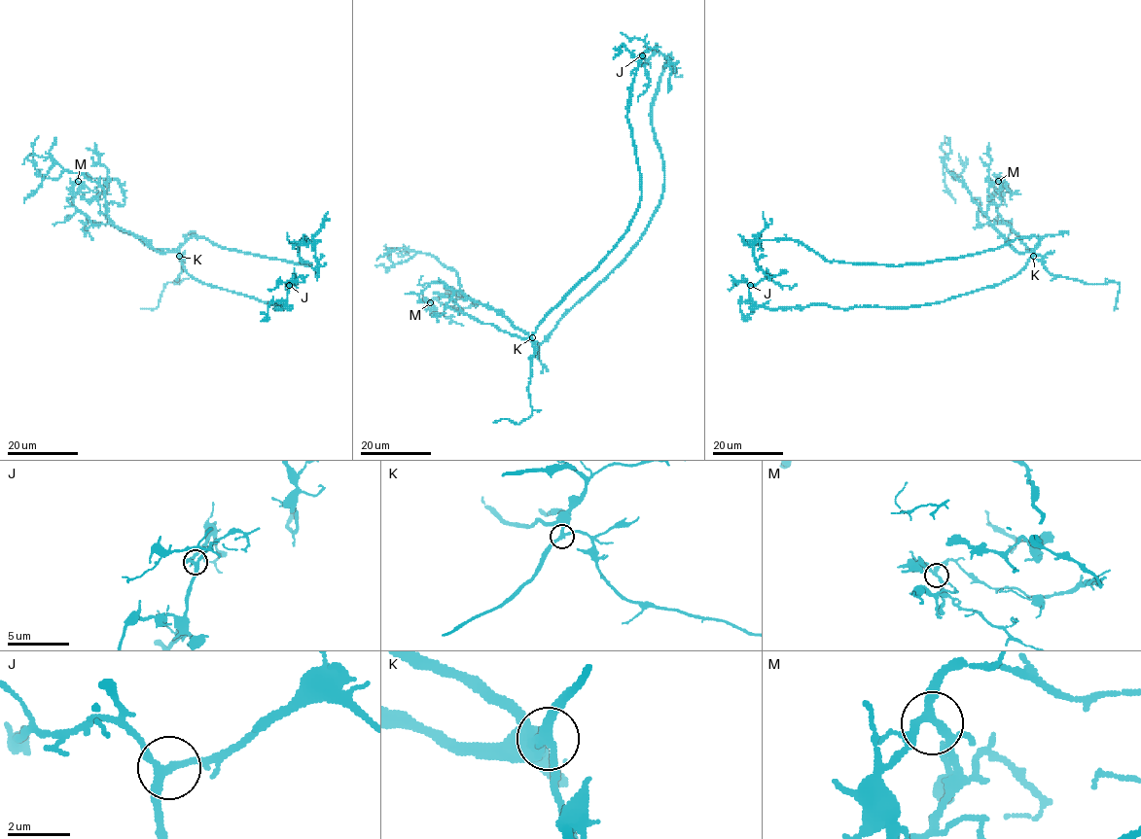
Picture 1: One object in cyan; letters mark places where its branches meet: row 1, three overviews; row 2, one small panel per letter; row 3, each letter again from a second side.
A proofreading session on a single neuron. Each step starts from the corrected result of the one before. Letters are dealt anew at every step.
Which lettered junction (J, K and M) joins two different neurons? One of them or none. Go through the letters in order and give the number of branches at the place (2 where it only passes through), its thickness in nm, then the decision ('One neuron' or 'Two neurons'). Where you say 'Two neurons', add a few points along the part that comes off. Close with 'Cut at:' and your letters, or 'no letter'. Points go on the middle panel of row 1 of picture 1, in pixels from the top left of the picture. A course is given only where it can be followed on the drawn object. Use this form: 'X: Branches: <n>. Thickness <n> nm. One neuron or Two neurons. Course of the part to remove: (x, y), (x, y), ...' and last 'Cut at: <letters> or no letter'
J: Branches: 3. Thickness 240 nm. One neuron
K: Branches: 3. Thickness 260 nm. Two neurons. Course of the part to remove: (531, 337), (613, 248), (635, 212), (640, 168), (627, 100), (642, 54), (648, 80), (637, 101)
M: Branches: 3. Thickness 240 nm. One neuron
Cut at: K

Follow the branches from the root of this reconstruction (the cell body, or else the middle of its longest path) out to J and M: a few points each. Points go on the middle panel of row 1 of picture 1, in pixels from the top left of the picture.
J: (531, 337), (544, 318), (617, 243), (641, 198), (640, 168), (627, 121), (627, 100), (642, 55)
M: (531, 337), (494, 309), (471, 300), (459, 292), (477, 305), (456, 309), (445, 306), (435, 298), (430, 302)

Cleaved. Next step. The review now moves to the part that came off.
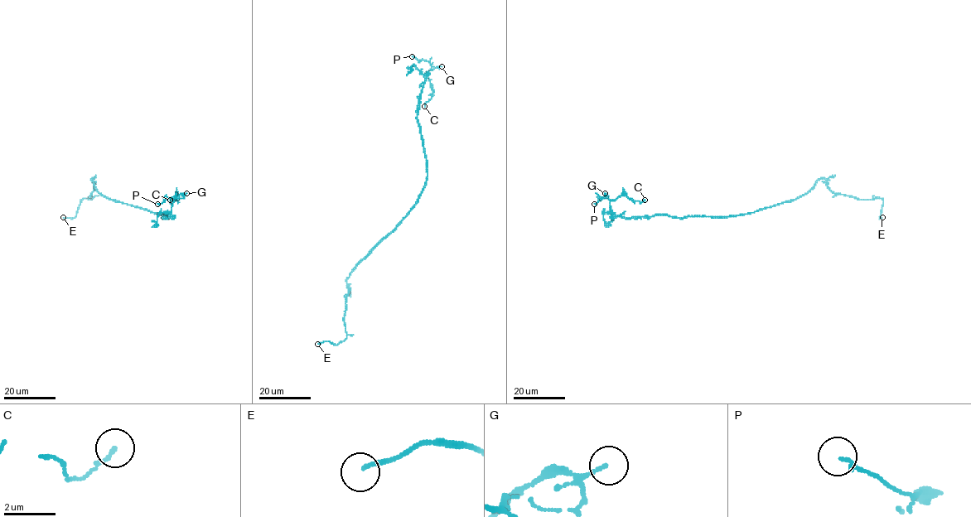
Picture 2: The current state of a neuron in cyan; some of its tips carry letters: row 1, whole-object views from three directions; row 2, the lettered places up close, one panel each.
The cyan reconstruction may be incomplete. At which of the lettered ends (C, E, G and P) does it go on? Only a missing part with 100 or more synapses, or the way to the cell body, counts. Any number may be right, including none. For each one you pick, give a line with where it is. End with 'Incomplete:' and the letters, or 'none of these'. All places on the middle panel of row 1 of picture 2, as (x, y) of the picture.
E: Place: (317, 344)
Incomplete: E

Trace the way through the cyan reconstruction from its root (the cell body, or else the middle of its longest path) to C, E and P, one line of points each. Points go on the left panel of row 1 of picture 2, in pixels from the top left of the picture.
C: (152, 212), (172, 217), (162, 217), (171, 215), (171, 200), (176, 195), (176, 200), (171, 203), (170, 200)
E: (152, 212), (108, 199), (97, 190), (92, 177), (91, 199), (82, 200), (74, 217), (63, 217)
P: (152, 212), (172, 217), (167, 218), (162, 215), (166, 218), (171, 215), (173, 200), (176, 196), (157, 204)

